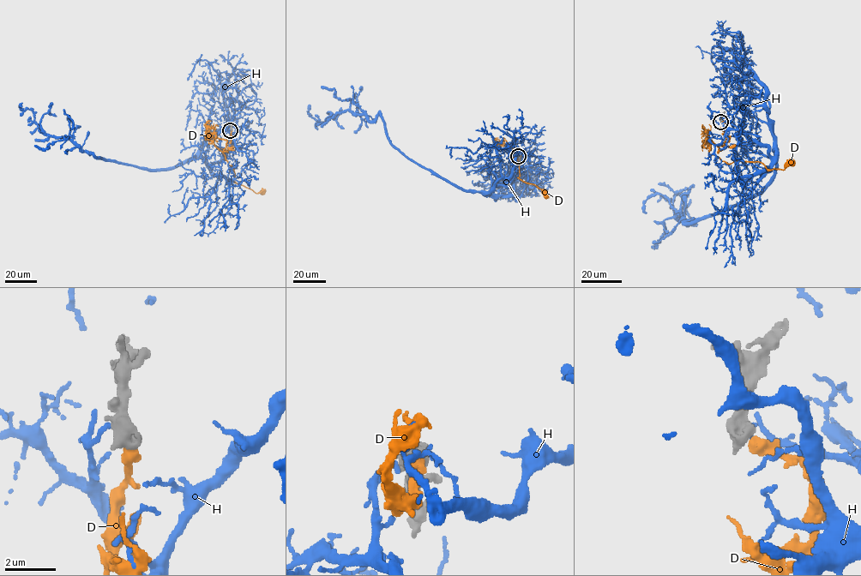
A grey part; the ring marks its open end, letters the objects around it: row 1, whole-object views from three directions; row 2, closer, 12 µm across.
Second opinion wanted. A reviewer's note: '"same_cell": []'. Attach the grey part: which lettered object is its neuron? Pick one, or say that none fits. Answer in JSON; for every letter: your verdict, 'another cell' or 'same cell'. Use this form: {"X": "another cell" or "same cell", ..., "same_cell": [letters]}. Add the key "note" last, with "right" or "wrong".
{"D": "another cell", "H": "another cell", "same_cell": [], "note": "right"}

